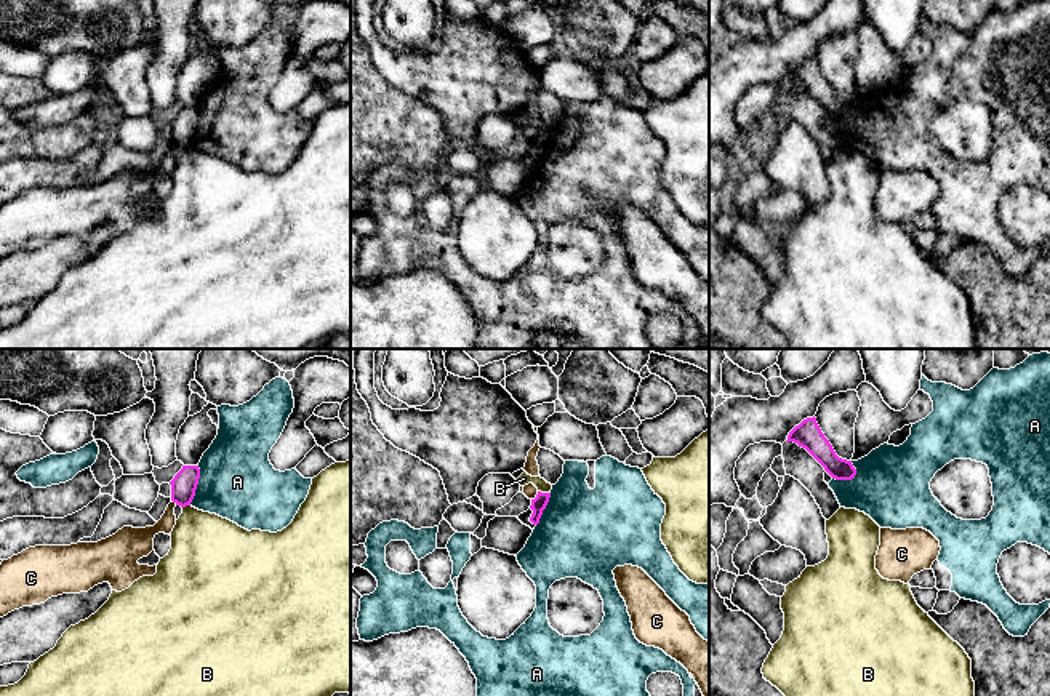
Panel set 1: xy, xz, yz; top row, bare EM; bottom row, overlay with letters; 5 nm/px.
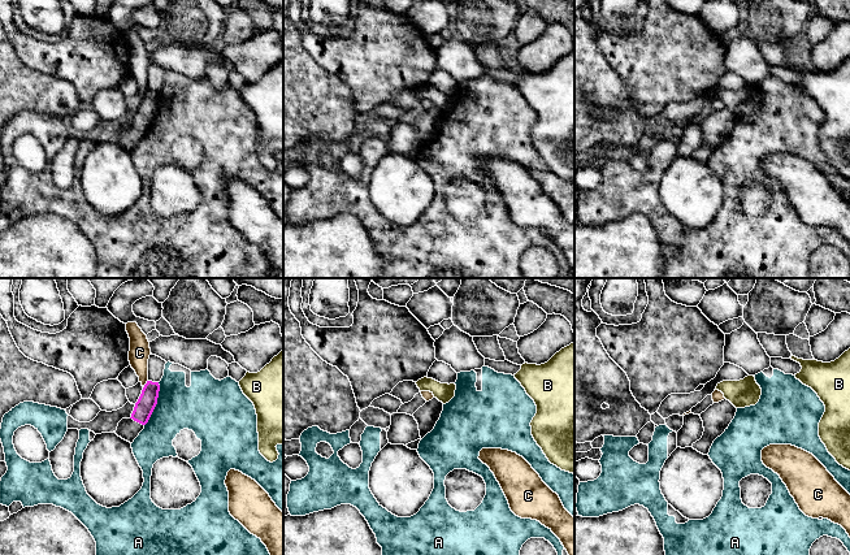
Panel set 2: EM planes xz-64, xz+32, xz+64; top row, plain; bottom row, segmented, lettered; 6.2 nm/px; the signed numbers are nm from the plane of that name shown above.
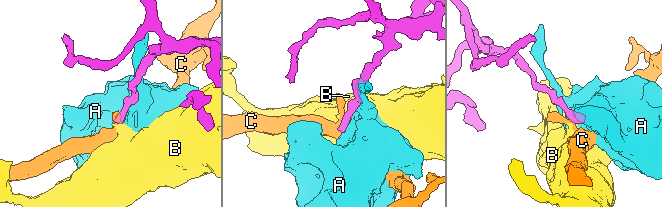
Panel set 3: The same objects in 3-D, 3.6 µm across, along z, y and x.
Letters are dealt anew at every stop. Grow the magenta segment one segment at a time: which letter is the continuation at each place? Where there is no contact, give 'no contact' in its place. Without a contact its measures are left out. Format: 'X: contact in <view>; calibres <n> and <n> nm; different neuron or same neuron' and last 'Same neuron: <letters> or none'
A: contact in xy; calibres 130 and 380 nm; different neuron
B: contact in xz; calibres 80 and 60 nm; different neuron
C: contact in xz; calibres 80 and 70 nm; different neuron
Same neuron: none

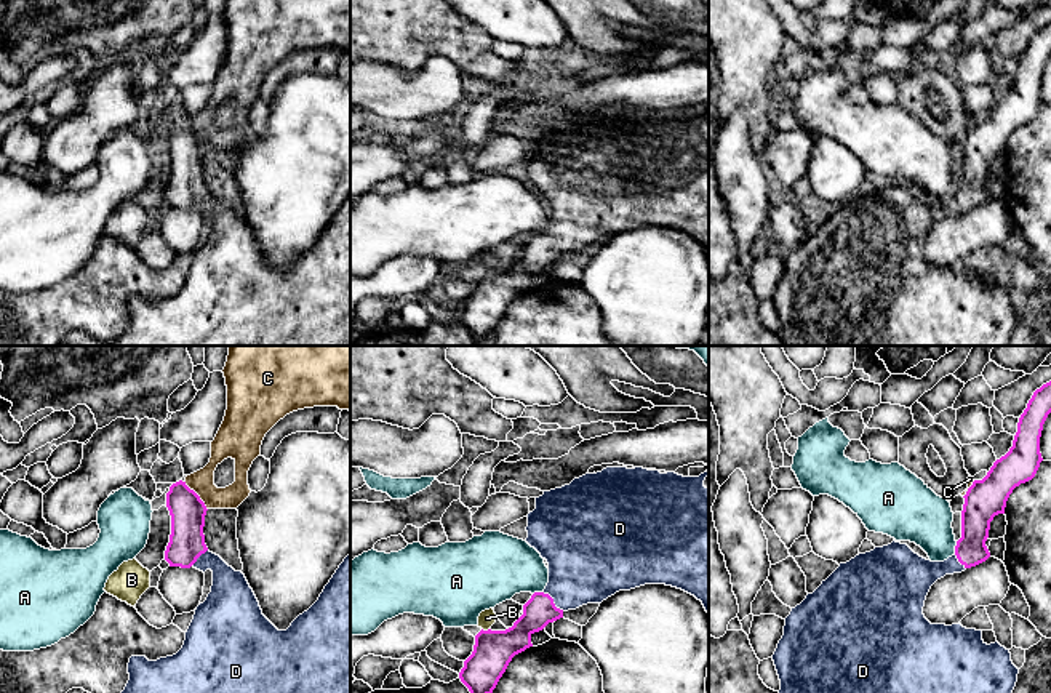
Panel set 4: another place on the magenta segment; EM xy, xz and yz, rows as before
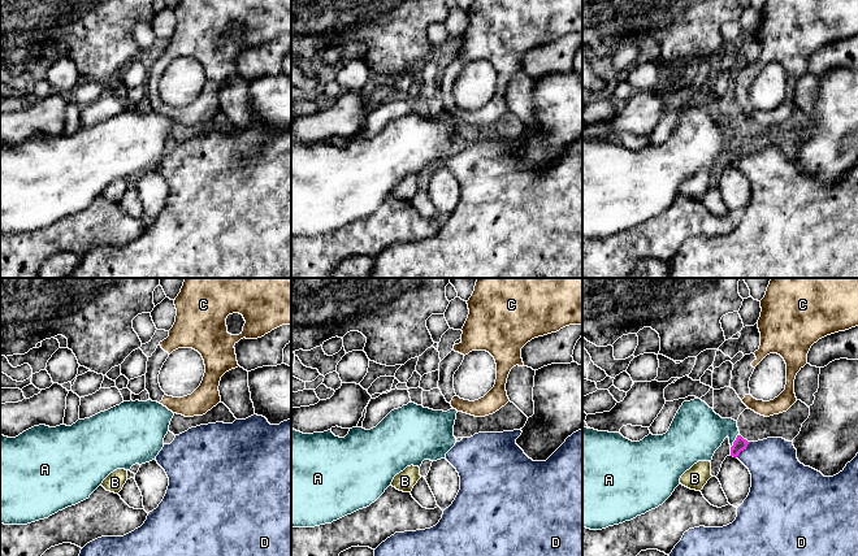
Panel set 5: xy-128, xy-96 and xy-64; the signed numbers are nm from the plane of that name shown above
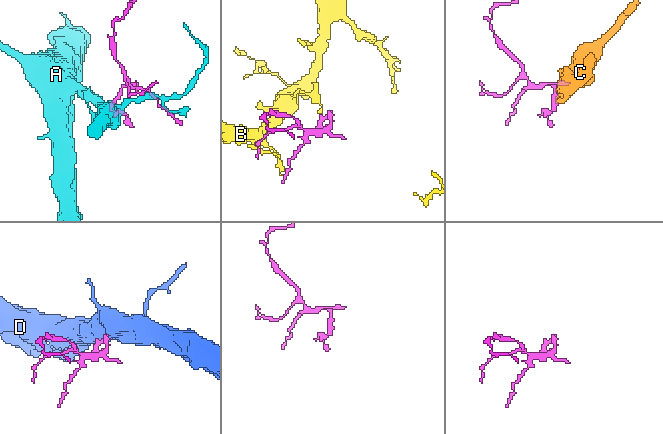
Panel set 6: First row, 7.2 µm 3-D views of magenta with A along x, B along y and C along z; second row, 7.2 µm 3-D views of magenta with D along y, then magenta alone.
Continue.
A: contact in yz; calibres 170 and 280 nm; different neuron
B: contact in xz; calibres 200 and 90 nm; different neuron
C: contact in xy; calibres 180 and 120 nm; different neuron
D: contact in xz; calibres 160 and 380 nm; same neuron
Same neuron: D

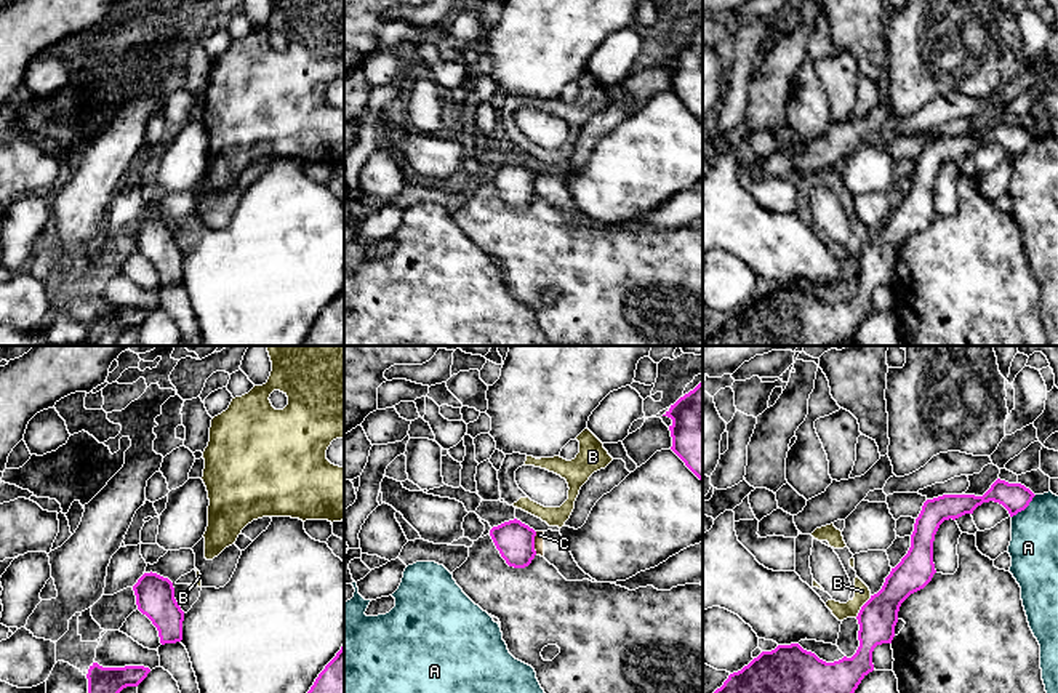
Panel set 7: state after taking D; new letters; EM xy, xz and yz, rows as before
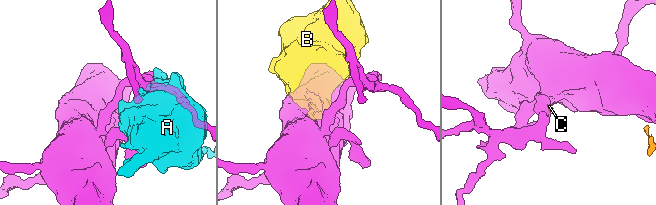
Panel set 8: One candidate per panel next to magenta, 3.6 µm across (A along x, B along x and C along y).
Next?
A: contact in yz; calibres 140 and 240 nm; different neuron
B: contact in yz; calibres 190 and 80 nm; different neuron
C: contact in xz; calibres 190 and 50 nm; different neuron
Same neuron: none

